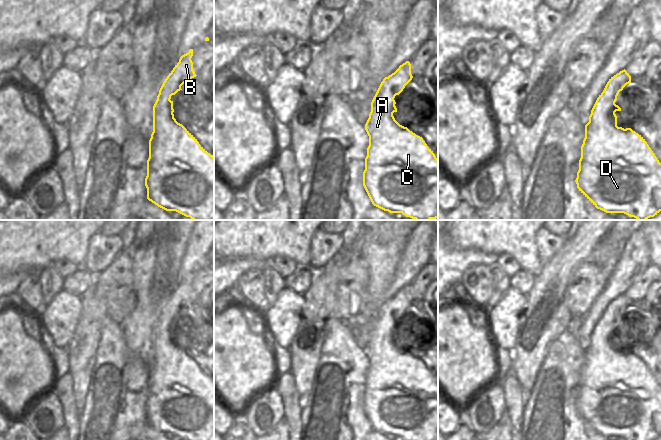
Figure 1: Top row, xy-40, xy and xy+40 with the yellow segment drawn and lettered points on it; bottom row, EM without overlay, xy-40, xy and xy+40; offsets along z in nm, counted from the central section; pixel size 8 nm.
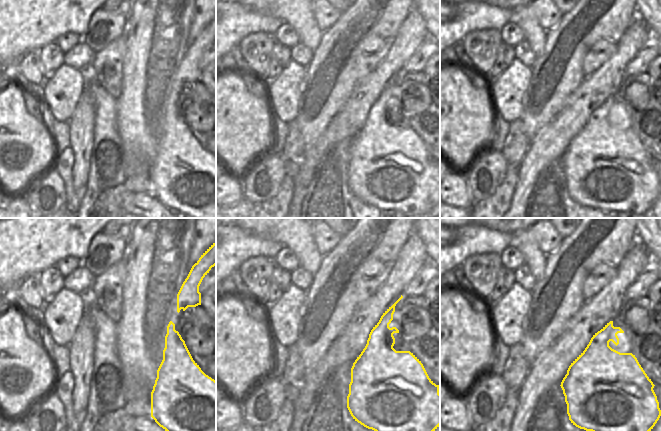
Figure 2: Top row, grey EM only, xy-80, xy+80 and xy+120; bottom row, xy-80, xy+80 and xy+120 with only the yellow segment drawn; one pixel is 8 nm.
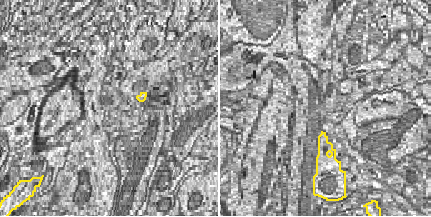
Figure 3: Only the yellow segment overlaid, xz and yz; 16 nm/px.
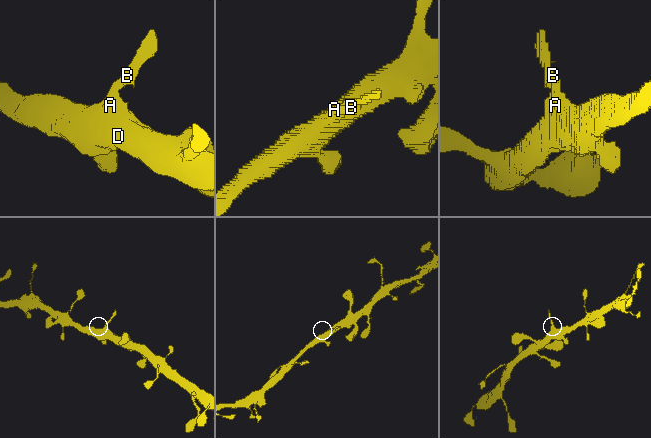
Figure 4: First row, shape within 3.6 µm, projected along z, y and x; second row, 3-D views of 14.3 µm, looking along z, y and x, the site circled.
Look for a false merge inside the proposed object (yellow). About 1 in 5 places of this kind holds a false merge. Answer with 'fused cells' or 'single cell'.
single cell

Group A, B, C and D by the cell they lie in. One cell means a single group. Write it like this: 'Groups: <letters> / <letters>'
Groups: A B C D.

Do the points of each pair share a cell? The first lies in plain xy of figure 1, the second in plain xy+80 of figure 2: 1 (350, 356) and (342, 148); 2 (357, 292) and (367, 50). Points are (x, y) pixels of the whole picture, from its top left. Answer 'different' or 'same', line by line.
1: same
2: same

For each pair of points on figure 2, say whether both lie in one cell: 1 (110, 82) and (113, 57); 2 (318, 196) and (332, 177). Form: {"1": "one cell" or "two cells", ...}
{"1": "one cell", "2": "one cell"}

